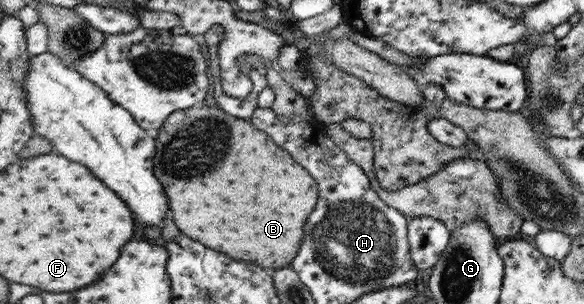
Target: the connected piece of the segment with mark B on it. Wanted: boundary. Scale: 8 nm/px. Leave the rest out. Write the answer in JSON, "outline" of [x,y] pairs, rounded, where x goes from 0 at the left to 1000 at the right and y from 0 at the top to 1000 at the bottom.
{"outline":[[[346,349],[342,359],[320,355],[318,365],[301,365],[288,382],[279,414],[272,421],[269,493],[267,566],[271,566],[274,592],[281,592],[281,618],[288,618],[288,651],[291,651],[291,684],[295,684],[291,711],[298,711],[298,730],[312,763],[322,763],[322,776],[336,776],[336,789],[349,789],[349,803],[356,803],[356,816],[377,816],[377,829],[390,829],[390,842],[404,842],[404,855],[421,855],[421,862],[445,868],[449,885],[483,885],[483,875],[500,862],[500,849],[507,842],[507,829],[514,816],[514,796],[521,783],[517,743],[524,737],[527,704],[541,678],[545,612],[541,612],[538,586],[510,533],[503,533],[500,513],[490,493],[483,493],[479,480],[473,480],[466,467],[466,447],[459,444],[455,431],[435,421],[435,408],[430,401],[397,382],[373,349]]]}

